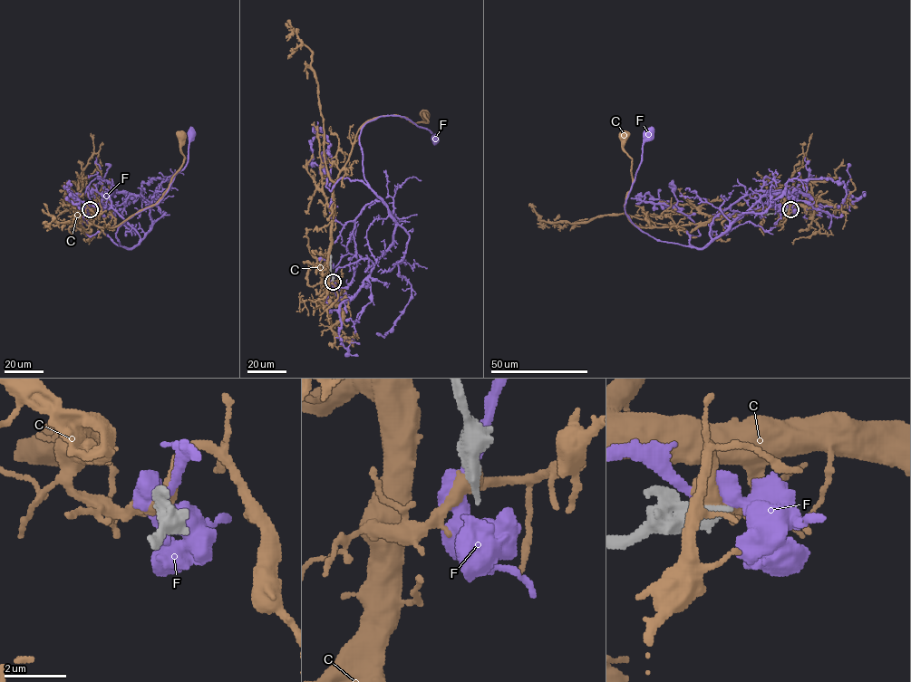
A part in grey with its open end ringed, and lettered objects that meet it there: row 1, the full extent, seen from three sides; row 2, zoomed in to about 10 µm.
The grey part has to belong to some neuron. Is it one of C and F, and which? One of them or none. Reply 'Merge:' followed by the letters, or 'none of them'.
Merge: none of them

